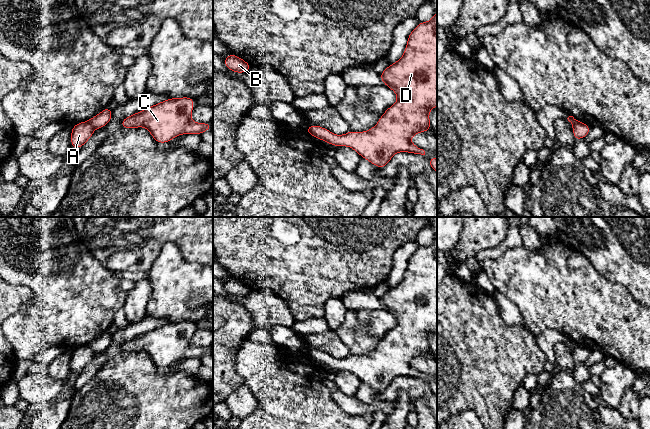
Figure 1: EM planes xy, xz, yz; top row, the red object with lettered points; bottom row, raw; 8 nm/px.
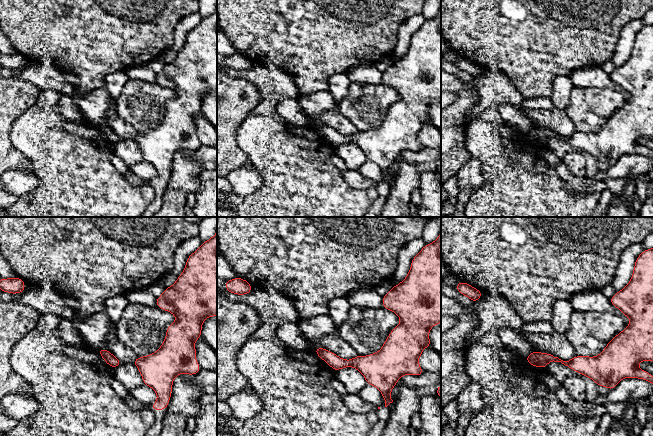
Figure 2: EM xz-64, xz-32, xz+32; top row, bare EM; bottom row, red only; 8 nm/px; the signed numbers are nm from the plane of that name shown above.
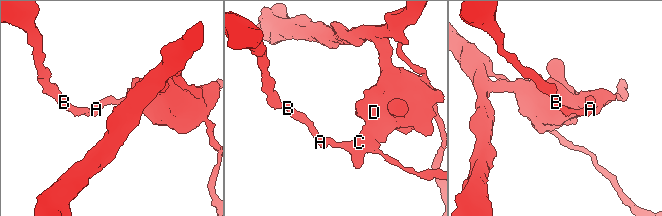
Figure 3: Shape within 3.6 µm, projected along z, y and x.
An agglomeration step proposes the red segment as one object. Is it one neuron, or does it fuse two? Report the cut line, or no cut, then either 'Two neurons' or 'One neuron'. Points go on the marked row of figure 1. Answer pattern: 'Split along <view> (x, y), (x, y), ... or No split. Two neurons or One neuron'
Split along xy (87, 121), (94, 129). Two neurons

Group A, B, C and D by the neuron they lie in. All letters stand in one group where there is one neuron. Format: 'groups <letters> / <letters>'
groups A B / C D

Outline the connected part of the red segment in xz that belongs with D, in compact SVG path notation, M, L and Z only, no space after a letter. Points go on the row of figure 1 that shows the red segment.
M437 12L431 20L418 23L408 36L403 56L394 64L388 65L380 78L396 93L397 101L383 113L373 128L336 135L318 125L308 127L319 140L337 147L350 147L379 169L385 167L398 152L425 155L425 151L414 145L411 138L431 129L429 113L437 106Z

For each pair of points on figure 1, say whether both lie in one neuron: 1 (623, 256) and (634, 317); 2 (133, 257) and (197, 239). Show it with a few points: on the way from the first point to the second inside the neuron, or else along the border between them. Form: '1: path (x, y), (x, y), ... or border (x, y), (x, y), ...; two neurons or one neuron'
1: border (610, 280), (620, 283), (639, 302); two neurons
2: path (149, 242), (157, 235), (181, 235); one neuron

